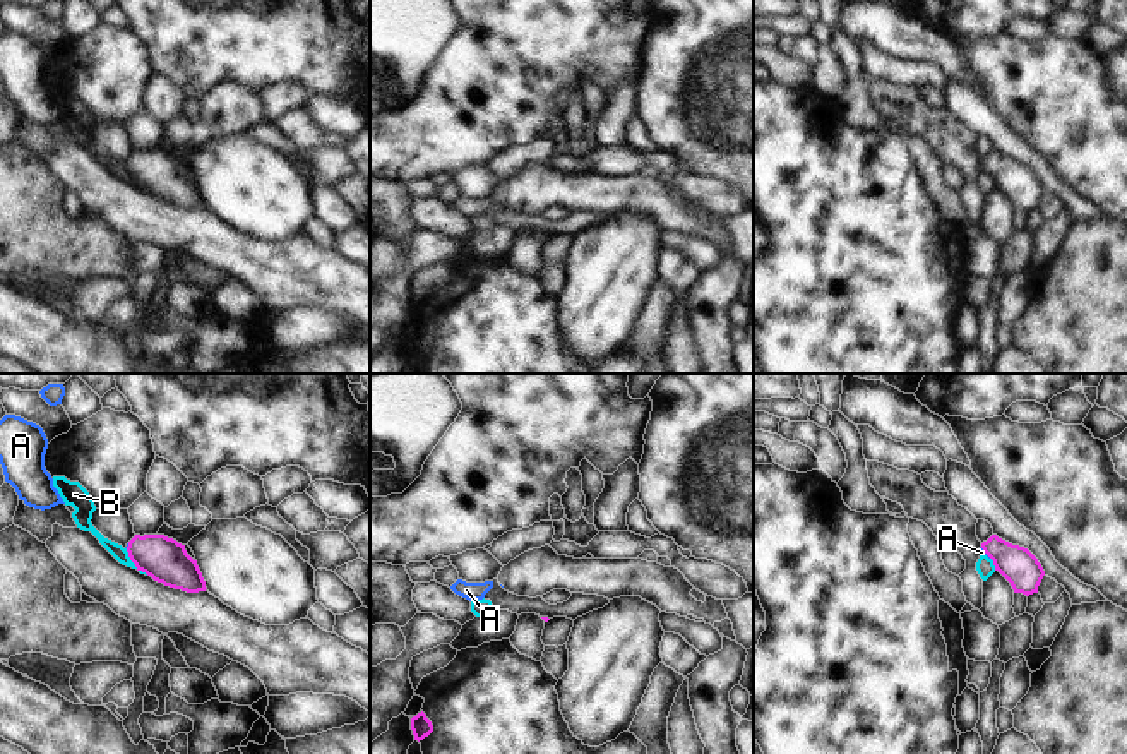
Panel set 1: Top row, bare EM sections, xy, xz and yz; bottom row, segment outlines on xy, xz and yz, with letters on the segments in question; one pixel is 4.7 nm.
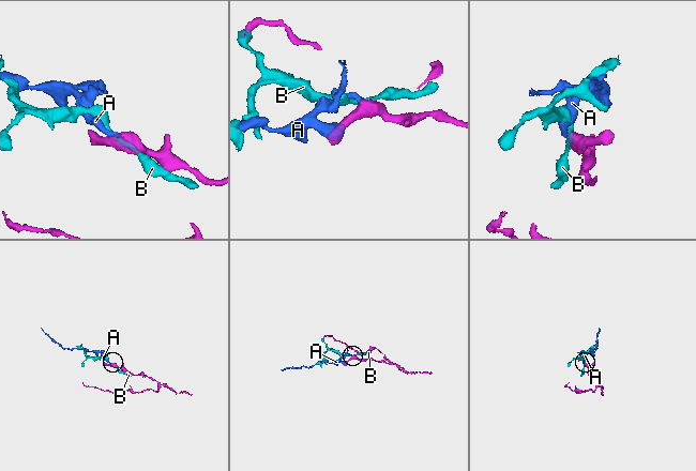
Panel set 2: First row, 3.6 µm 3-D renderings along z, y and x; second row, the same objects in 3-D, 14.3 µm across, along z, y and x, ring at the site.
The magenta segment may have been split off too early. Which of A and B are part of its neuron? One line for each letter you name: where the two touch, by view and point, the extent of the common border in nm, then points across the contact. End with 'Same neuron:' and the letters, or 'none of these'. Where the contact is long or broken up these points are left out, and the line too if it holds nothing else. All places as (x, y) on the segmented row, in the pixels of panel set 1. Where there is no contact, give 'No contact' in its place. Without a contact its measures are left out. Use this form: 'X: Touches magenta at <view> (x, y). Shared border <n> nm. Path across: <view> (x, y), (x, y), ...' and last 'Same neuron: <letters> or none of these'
A: Touches magenta at yz (985, 552). Shared border 80 nm. Path across: yz (1016, 564), (1002, 552), (985, 552), (982, 552)
Same neuron: A

